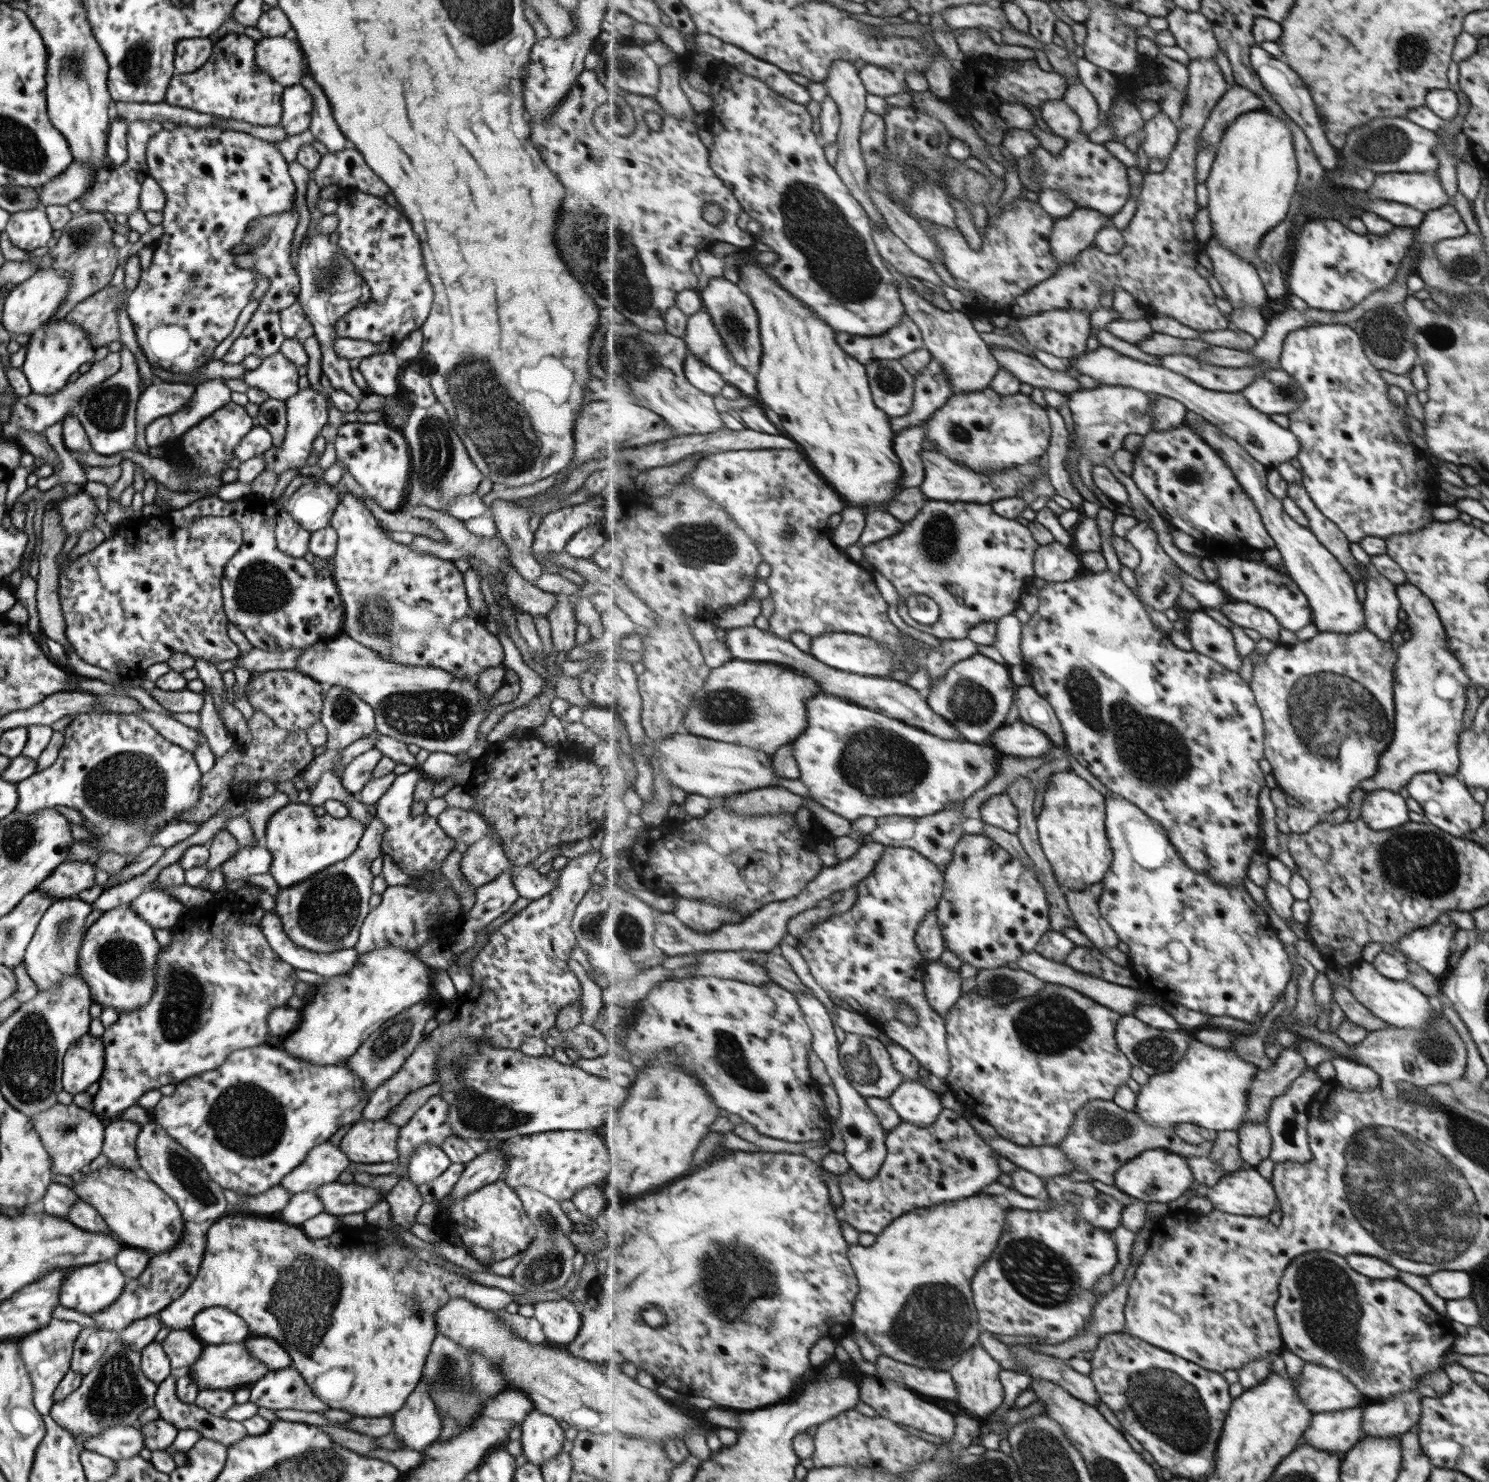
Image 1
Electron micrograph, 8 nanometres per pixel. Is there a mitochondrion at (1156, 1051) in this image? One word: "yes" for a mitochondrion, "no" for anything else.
yes

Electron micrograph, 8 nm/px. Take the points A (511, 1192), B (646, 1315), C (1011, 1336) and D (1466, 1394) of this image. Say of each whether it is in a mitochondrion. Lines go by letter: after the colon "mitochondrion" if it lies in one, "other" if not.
A: other
B: mitochondrion
C: other
D: other

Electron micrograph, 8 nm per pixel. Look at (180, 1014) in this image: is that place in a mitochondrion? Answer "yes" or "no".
yes

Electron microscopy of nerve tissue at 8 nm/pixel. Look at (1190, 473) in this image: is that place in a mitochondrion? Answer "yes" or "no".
yes

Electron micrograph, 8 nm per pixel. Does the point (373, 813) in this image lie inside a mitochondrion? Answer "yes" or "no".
no

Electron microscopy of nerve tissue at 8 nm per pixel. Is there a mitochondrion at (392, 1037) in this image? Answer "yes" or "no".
yes

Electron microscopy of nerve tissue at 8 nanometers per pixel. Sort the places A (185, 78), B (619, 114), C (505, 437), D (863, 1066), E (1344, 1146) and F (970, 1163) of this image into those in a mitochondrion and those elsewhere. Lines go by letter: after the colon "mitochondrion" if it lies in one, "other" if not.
A: other
B: mitochondrion
C: mitochondrion
D: mitochondrion
E: mitochondrion
F: other

